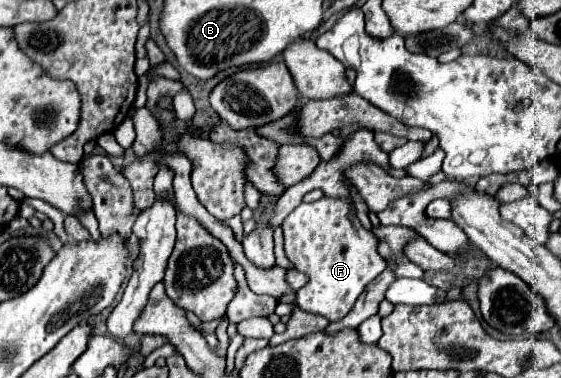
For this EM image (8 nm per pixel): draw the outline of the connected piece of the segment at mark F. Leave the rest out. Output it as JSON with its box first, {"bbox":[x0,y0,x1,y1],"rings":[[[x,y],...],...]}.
{"bbox":[282,197,386,321],"rings":[[[322,197],[314,203],[300,203],[282,221],[282,233],[284,233],[286,257],[294,263],[298,271],[310,277],[310,283],[298,291],[298,305],[304,311],[324,315],[328,321],[342,319],[352,309],[352,303],[356,303],[366,285],[386,269],[386,261],[376,251],[376,237],[362,227],[362,223],[352,211],[350,201],[344,197]]]}

